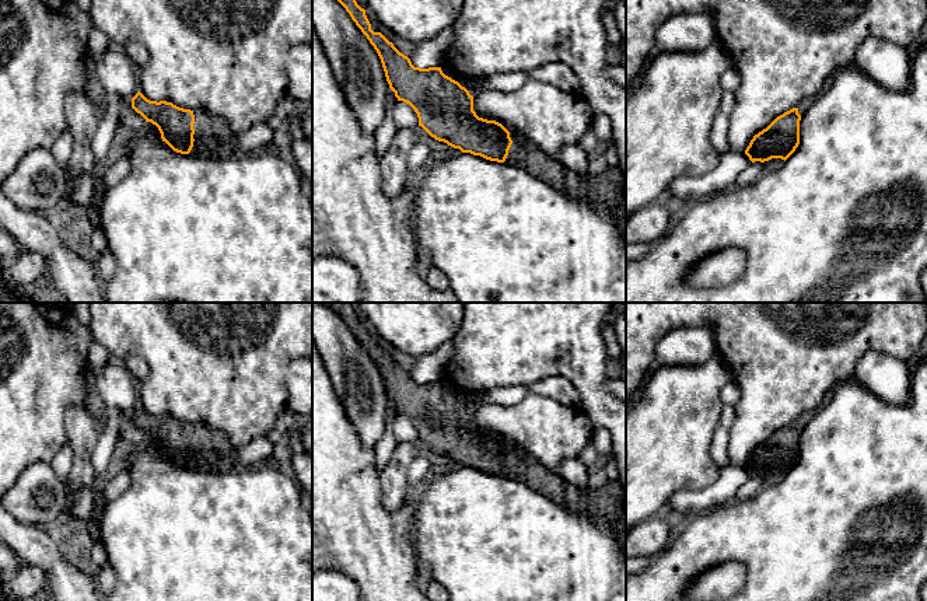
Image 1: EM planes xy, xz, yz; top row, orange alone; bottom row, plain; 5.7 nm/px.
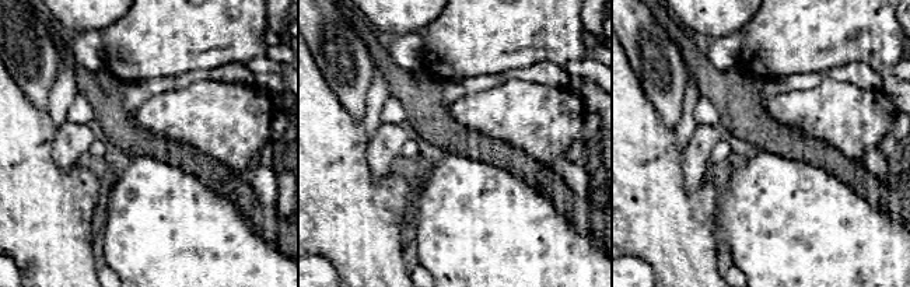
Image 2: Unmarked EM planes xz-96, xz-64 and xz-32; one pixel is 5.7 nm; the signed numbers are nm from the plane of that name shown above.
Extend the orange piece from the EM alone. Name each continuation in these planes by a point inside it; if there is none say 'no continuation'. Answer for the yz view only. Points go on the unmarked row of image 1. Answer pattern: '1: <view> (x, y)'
1: yz (773, 478)

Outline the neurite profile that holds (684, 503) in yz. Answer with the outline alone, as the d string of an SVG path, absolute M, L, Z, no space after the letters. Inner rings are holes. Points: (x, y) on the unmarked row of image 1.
M727 464L717 479L702 490L678 490L667 503L665 514L671 518L695 517L735 500L739 488L752 475L744 467Z

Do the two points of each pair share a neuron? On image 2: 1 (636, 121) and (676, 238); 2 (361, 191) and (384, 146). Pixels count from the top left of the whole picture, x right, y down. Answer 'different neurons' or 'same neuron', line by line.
1: same neuron
2: different neurons

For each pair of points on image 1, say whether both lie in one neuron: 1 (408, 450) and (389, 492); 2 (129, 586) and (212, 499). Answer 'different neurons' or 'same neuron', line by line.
1: same neuron
2: same neuron

